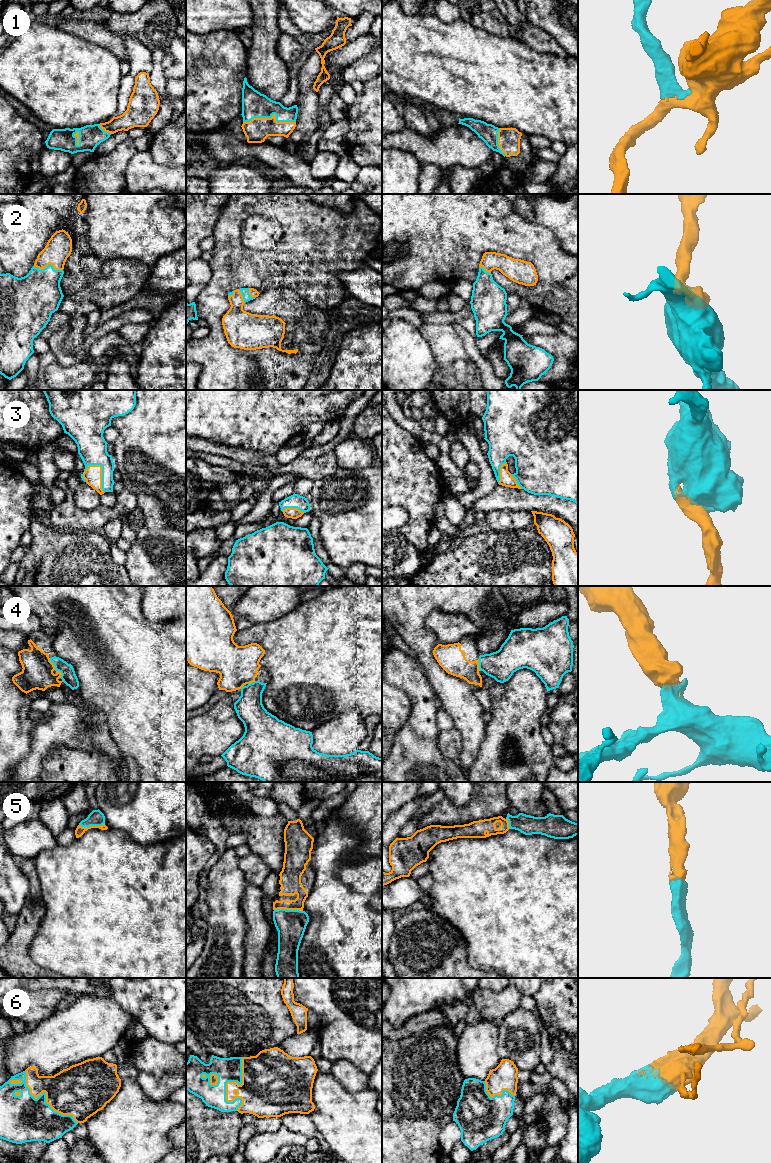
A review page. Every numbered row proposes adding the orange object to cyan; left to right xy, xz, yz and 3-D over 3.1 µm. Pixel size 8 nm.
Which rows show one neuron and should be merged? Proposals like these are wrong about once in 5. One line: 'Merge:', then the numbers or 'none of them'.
Merge: 1, 2, 3, 4, 5, 6

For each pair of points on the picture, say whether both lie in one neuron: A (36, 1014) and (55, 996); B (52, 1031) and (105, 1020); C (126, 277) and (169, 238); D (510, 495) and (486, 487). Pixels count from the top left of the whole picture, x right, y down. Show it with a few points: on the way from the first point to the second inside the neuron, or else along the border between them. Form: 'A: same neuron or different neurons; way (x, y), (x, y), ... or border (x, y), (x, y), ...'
A: same neuron; way (41, 1009), (50, 1000)
B: same neuron; way (65, 1031), (83, 1031), (92, 1026)
C: different neurons; border (119, 257), (140, 260), (150, 266)
D: different neurons; border (498, 484), (473, 503)

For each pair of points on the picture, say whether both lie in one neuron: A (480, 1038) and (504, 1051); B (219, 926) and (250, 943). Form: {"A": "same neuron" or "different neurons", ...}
{"A": "different neurons", "B": "different neurons"}

